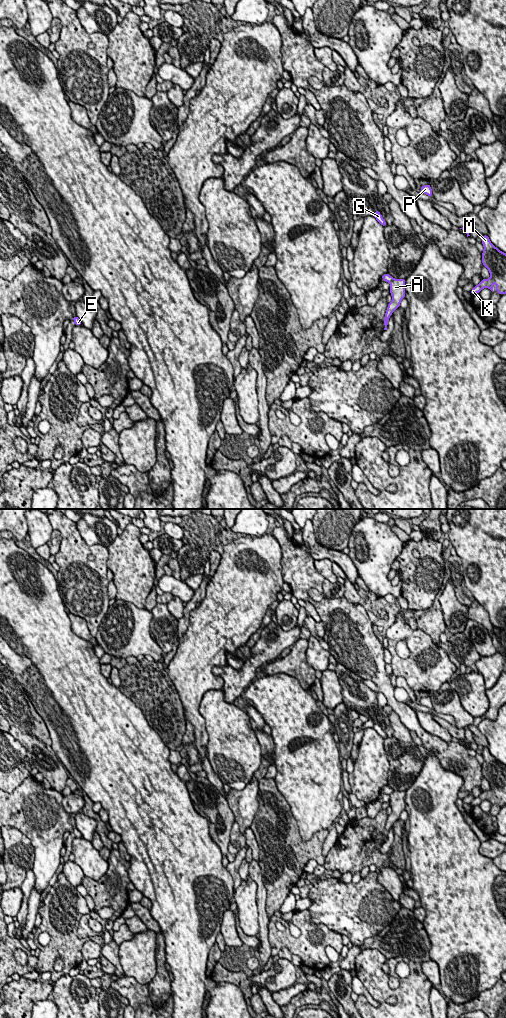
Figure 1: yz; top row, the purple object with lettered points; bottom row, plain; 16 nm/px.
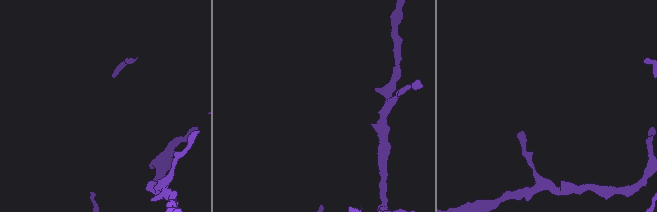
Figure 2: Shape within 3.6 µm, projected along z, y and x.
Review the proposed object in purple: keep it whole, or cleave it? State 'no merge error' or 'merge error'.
merge error

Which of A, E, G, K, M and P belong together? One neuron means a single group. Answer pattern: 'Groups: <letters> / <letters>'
Groups: A E / G K M P

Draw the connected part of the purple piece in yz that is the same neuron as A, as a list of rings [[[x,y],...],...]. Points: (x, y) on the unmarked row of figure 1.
[[[394,791],[390,794],[391,814],[387,818],[384,830],[384,842],[387,842],[388,833],[392,825],[400,819],[400,814],[405,810],[405,793],[406,791]]]

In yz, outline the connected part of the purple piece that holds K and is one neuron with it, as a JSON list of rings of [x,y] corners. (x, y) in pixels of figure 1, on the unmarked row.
[[[483,747],[482,756],[482,776],[489,782],[491,787],[488,791],[482,791],[474,798],[471,806],[480,805],[483,800],[488,800],[493,804],[493,796],[497,797],[496,802],[500,807],[506,805],[506,765],[495,759],[488,747]]]

